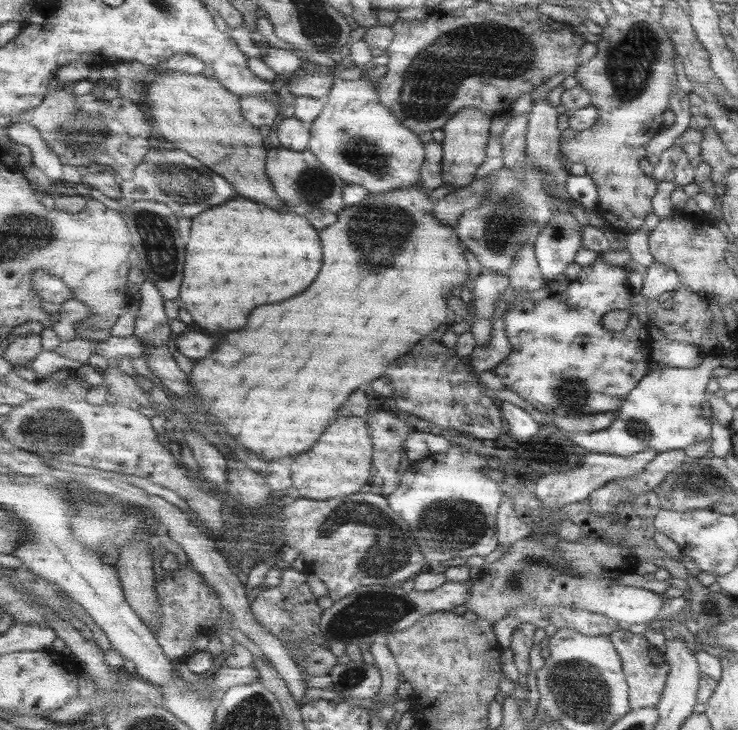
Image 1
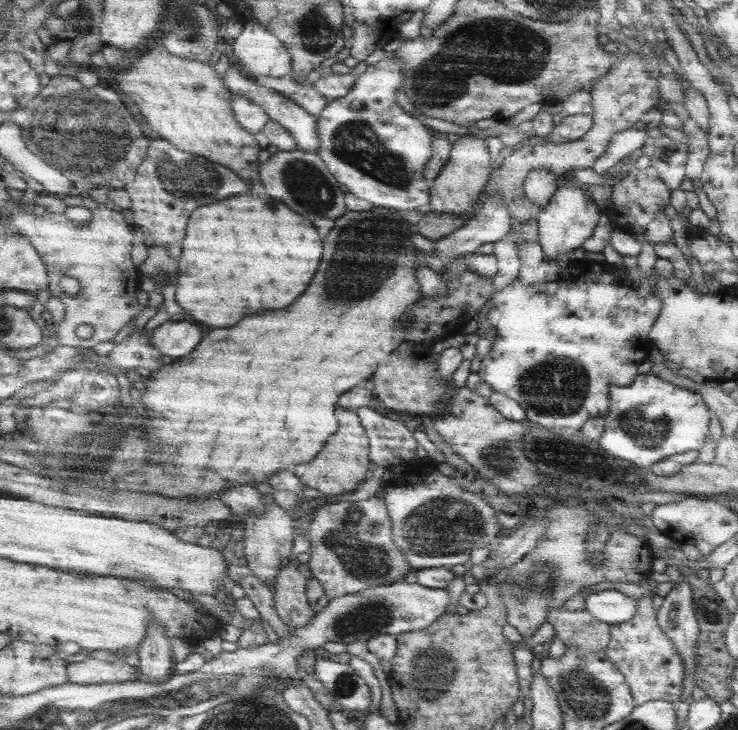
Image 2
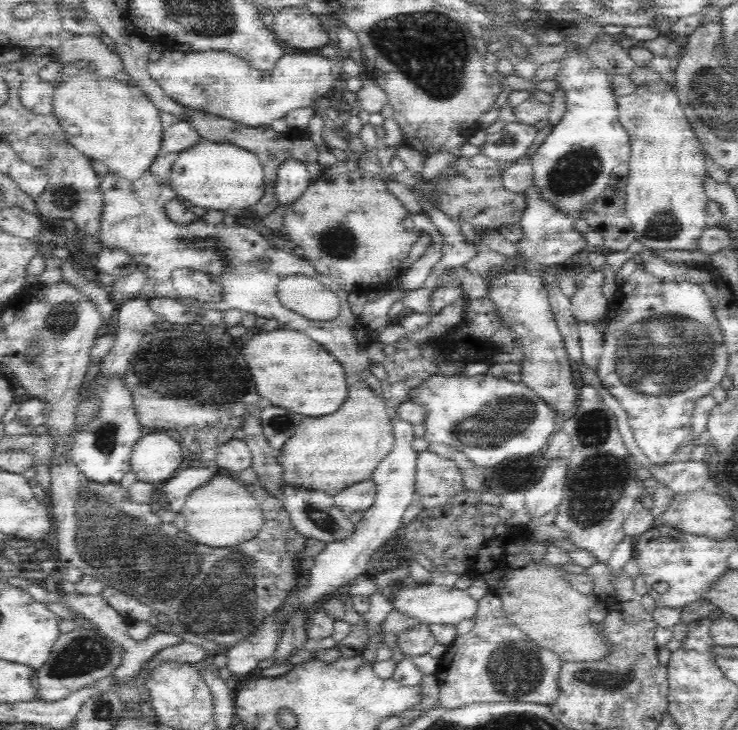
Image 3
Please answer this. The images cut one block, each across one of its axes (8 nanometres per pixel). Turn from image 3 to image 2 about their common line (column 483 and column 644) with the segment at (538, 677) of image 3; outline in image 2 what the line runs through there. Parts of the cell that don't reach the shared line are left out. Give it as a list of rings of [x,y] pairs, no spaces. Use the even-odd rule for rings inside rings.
[[[639,598],[635,616],[625,624],[611,626],[611,642],[605,648],[605,656],[609,658],[609,662],[619,670],[619,674],[623,674],[635,706],[641,706],[647,700],[665,700],[673,704],[681,698],[681,658],[677,656],[669,638],[659,630],[655,614],[657,612],[653,610],[651,600]]]

